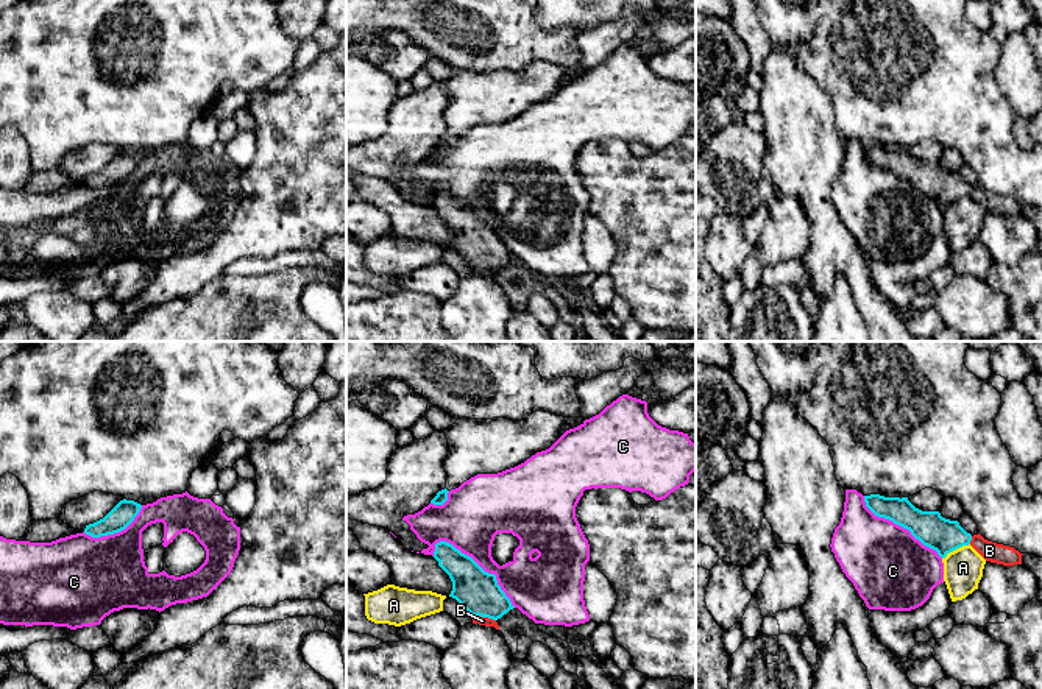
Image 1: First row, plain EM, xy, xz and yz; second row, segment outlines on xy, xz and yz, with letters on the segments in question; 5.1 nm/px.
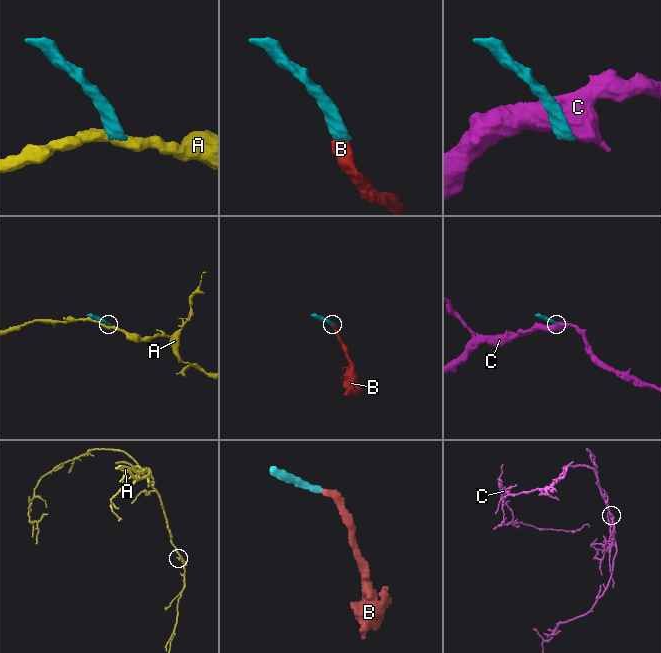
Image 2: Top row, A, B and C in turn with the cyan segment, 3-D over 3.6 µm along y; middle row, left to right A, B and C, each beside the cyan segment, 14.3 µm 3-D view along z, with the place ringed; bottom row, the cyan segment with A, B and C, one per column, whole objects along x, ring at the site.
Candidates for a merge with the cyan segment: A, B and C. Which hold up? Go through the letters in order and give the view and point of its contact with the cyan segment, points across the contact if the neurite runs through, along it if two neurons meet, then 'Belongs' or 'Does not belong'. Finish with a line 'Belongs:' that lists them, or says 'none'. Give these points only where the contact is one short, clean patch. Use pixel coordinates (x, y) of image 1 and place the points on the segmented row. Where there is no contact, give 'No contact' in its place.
A: Touches cyan at yz (955, 549). Boundary: yz (969, 543), (950, 551), (942, 558). Does not belong
B: Touches cyan at xz (484, 616). Path across: xz (478, 591), (484, 599), (484, 616), (482, 621). Belongs
C: Touches cyan at xz (479, 566). Does not belong
Belongs: B

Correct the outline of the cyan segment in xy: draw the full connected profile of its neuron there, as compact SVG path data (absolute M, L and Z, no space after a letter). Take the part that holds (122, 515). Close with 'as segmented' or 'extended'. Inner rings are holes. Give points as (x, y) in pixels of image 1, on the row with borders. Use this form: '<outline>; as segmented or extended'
M123 499L103 519L86 525L84 533L92 538L119 533L134 521L140 508L140 504Z; as segmented

